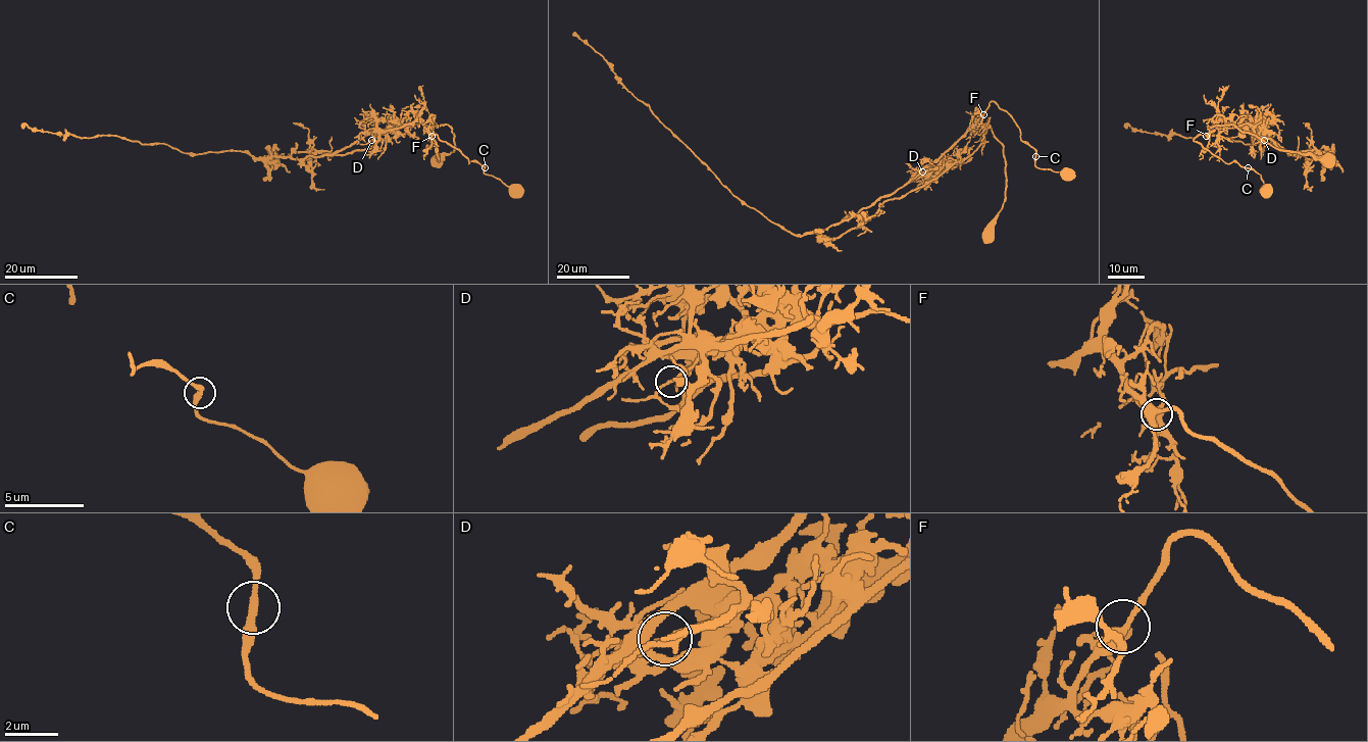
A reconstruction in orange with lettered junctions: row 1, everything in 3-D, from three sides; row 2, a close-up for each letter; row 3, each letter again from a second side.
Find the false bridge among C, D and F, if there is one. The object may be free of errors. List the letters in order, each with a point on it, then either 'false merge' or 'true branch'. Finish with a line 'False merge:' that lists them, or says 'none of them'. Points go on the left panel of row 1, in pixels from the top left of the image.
C: at (485, 167); true branch
D: at (371, 140); false merge
F: at (432, 136); true branch
False merge: D

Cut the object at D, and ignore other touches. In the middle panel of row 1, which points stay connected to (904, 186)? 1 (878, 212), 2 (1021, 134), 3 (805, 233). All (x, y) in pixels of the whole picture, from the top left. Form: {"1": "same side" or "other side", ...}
{"1": "other side", "2": "same side", "3": "same side"}

